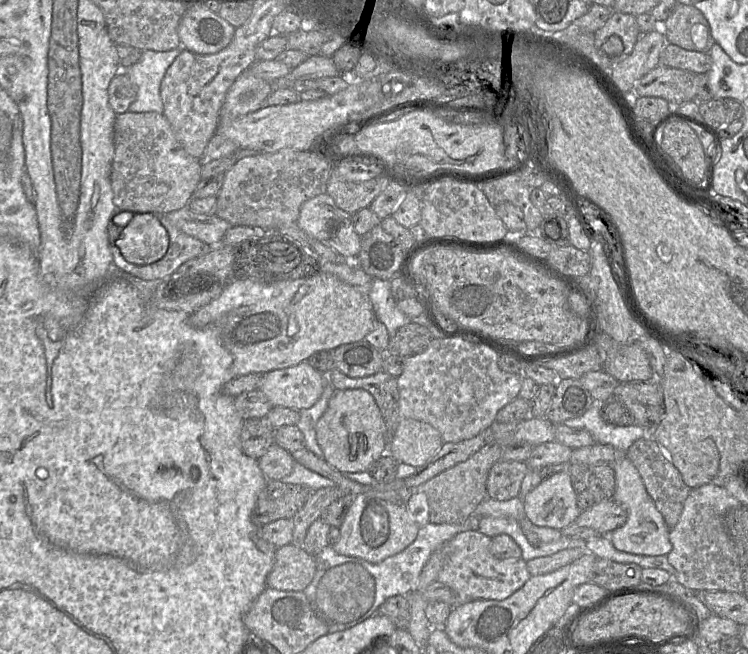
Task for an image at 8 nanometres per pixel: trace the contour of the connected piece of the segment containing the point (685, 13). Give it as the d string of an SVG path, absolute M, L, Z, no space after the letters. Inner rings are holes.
M676 1L672 12L661 24L667 43L677 45L683 49L709 53L715 43L709 24L704 15L697 8Z

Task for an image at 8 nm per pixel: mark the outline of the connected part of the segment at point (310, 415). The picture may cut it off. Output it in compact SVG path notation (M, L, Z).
M325 376L325 387L322 395L316 403L310 408L299 410L300 418L296 426L304 435L305 449L312 452L319 458L324 458L323 453L316 440L316 424L321 415L324 413L328 406L328 402L334 393L335 389L329 383L328 378Z

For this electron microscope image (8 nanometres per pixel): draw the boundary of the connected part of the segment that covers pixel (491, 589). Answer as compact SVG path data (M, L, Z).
M477 530L457 534L447 542L447 561L437 580L454 592L454 608L474 600L504 600L519 590L530 578L523 558L498 559L490 551L492 538Z

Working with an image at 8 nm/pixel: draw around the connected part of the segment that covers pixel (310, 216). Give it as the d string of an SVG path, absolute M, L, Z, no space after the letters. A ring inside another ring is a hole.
M326 192L301 205L297 224L307 235L341 256L358 256L361 236L354 229L352 216L338 208Z

